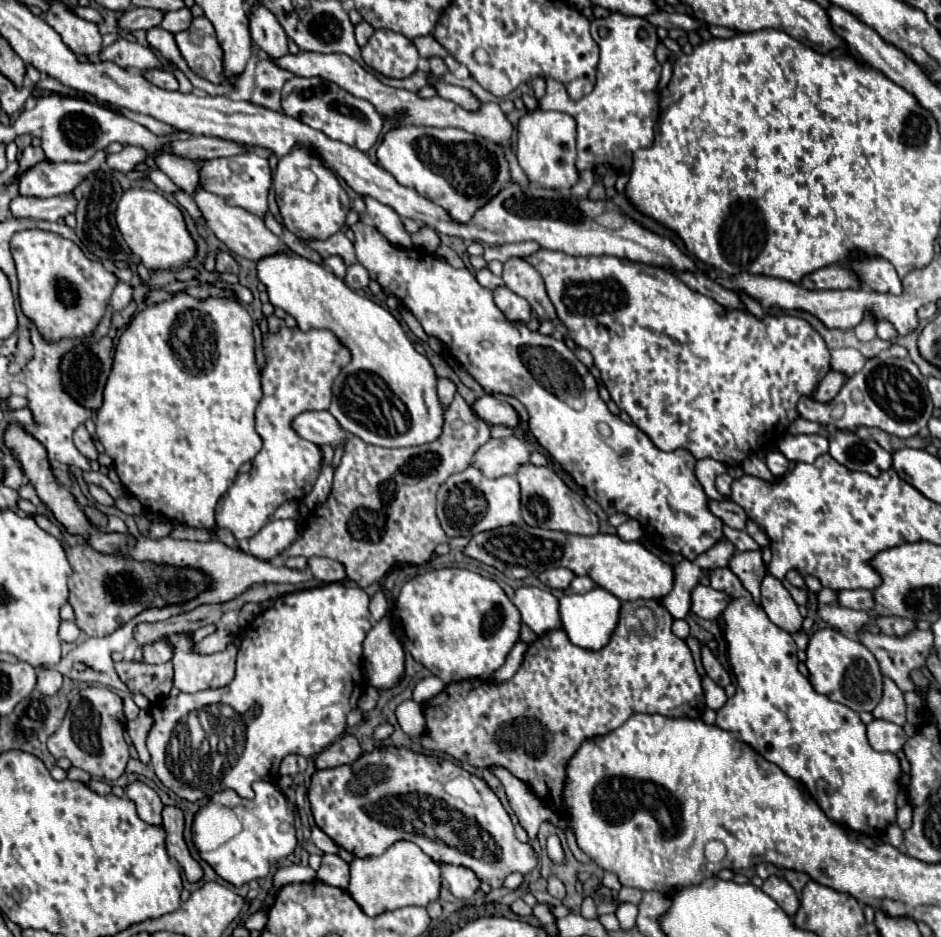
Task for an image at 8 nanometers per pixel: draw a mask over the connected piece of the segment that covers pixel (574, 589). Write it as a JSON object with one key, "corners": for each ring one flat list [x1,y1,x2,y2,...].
{"corners":[[575,577,573,581,571,581,571,585,567,587,567,595,571,595,571,593,587,593,587,591,591,591,595,587,595,583,589,579,589,577]]}

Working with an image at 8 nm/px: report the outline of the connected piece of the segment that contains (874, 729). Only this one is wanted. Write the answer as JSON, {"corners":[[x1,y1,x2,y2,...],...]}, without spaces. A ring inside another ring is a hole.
{"corners":[[873,719,867,725,867,737,869,737,869,745,875,751,897,753,905,743,903,727,889,723,889,721,883,721,883,719]]}

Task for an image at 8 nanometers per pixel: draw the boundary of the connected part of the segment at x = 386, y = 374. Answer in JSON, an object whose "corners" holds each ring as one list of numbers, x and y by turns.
{"corners":[[279,253,265,257,257,263,259,281,267,285,269,301,275,307,285,309,297,319,299,329,329,329,337,339,351,351,351,363,339,373,333,383,333,403,329,413,341,423,345,431,361,437,365,443,381,447,413,447,435,441,443,431,445,409,437,397,437,375,431,361,421,355,409,337,405,335,399,321,381,305,349,289,343,279,327,273,321,265,315,265,295,253]]}

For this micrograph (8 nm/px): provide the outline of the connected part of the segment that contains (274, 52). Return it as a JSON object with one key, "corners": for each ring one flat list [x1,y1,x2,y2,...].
{"corners":[[257,3,255,13,251,13,249,19,251,19,253,43,257,43,271,59,279,59,289,53,287,51,289,39,269,9,265,9,261,3]]}

